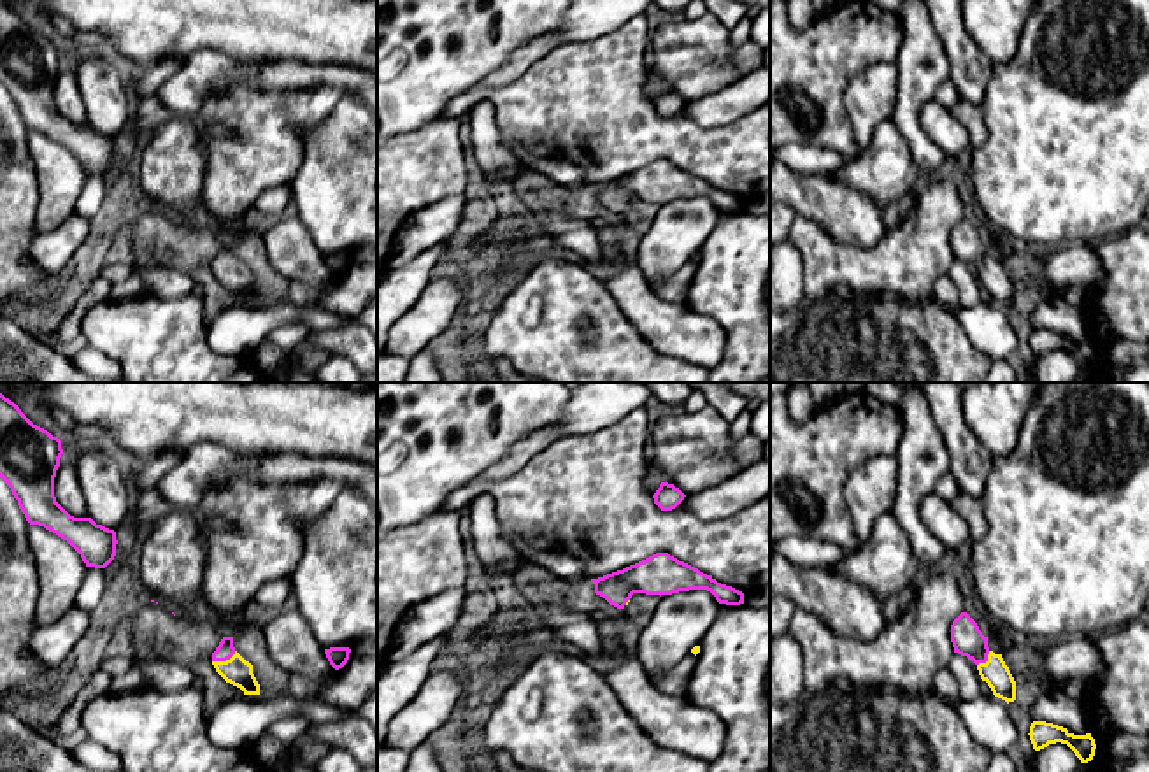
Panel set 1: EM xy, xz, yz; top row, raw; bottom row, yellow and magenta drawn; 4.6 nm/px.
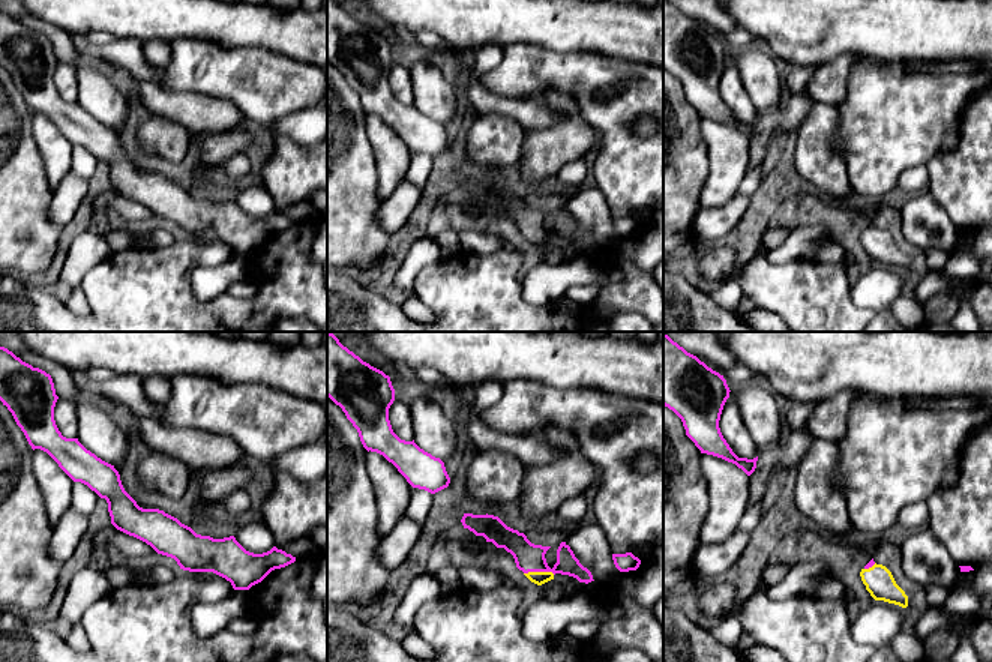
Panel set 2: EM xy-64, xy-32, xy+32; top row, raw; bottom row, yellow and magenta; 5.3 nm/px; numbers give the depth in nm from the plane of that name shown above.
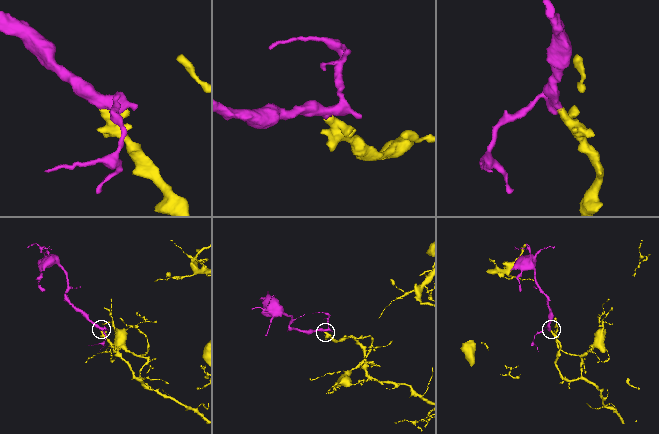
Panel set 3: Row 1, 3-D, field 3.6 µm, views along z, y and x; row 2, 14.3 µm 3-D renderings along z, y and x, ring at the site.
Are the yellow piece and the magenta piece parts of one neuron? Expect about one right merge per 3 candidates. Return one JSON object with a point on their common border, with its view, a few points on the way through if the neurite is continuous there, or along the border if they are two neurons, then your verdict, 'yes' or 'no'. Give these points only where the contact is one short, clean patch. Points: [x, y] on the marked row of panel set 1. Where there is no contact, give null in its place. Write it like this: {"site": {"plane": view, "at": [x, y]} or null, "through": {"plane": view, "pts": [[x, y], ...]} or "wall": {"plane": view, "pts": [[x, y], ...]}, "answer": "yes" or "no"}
{"site": {"plane": "xy", "at": [223, 662]}, "through": {"plane": "xy", "pts": [[235, 671], [223, 662], [225, 650]]}, "answer": "yes"}

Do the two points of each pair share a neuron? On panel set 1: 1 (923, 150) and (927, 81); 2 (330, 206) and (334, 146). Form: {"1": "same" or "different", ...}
{"1": "same", "2": "same"}

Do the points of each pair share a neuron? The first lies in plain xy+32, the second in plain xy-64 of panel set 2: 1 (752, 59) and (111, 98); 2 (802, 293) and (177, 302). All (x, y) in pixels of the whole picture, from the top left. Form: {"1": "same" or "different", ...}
{"1": "same", "2": "same"}

